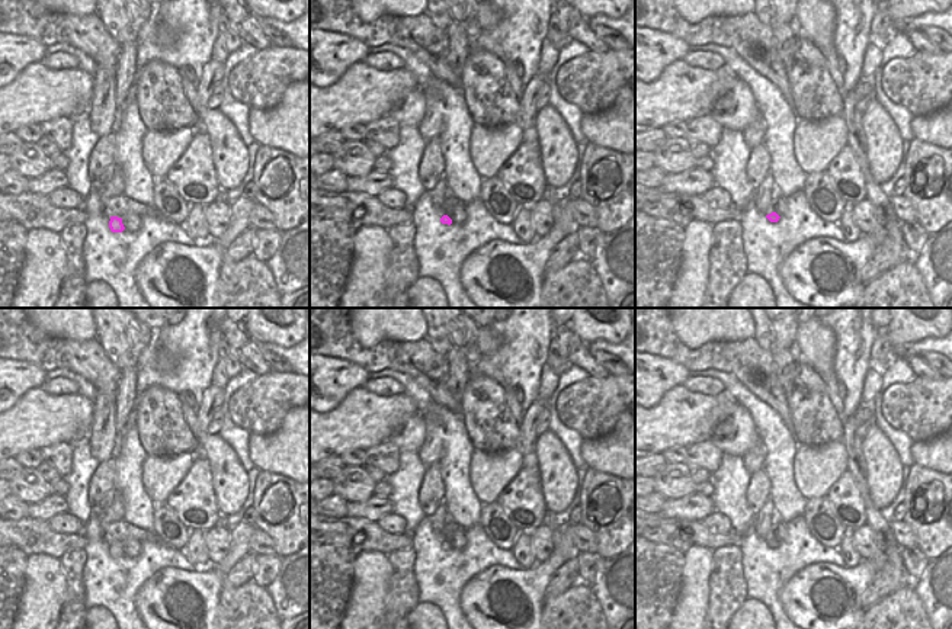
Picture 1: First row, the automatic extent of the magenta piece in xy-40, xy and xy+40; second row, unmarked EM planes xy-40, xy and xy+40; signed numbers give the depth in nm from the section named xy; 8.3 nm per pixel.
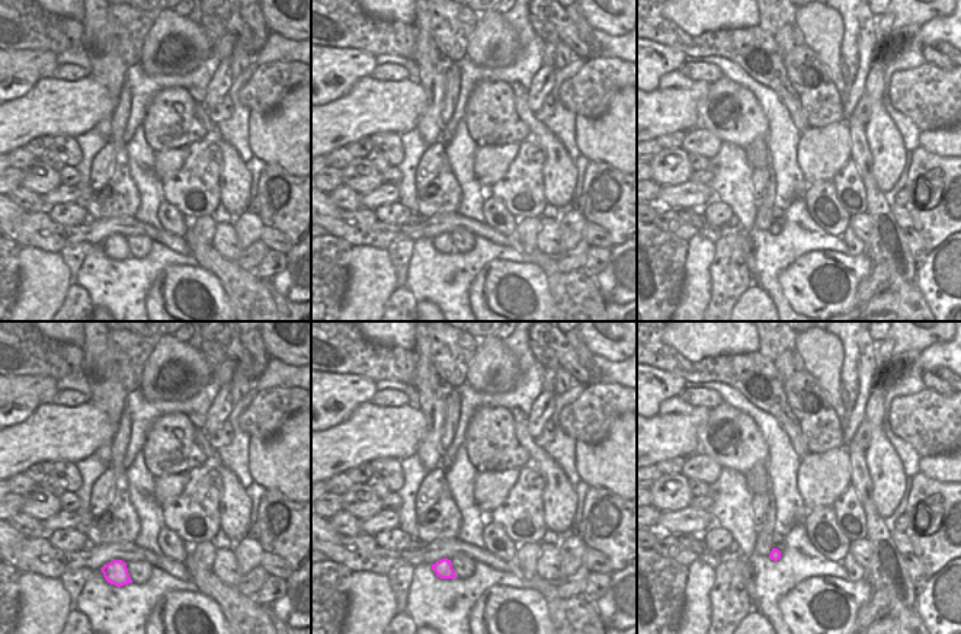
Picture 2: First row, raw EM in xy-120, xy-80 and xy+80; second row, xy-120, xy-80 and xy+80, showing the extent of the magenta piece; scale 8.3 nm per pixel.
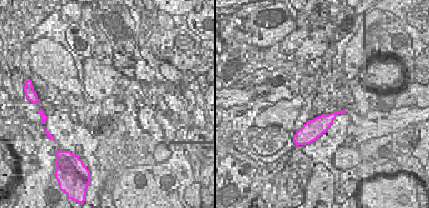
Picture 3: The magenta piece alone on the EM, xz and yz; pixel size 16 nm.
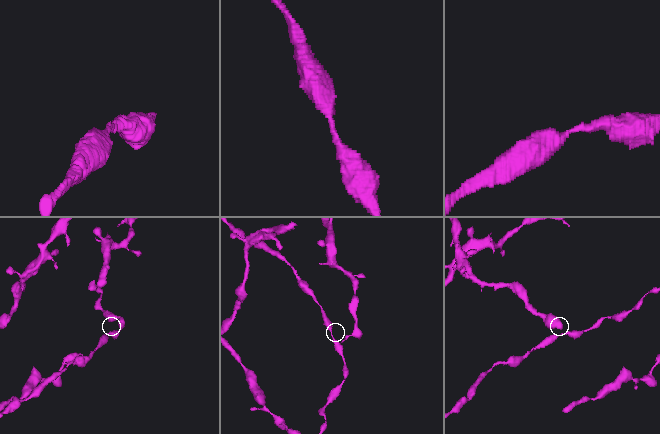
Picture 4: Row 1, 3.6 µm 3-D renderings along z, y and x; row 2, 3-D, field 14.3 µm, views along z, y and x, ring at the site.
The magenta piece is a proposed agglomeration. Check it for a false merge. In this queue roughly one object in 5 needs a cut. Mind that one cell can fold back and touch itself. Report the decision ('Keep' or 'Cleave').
Keep

